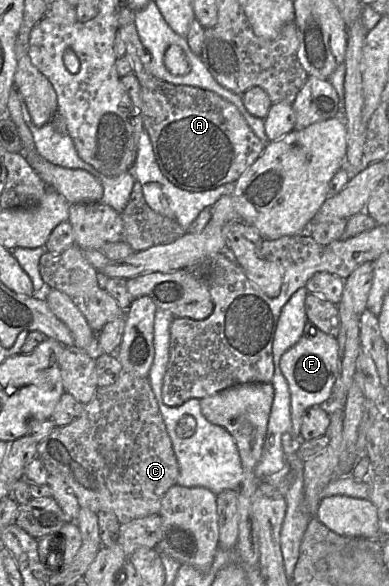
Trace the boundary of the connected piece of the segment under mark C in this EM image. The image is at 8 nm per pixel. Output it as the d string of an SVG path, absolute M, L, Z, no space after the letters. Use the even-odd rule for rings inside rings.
M122 373L110 386L98 387L79 417L68 425L56 426L38 443L37 458L44 464L49 475L59 476L73 489L80 507L94 513L112 512L120 524L158 514L163 496L170 487L177 484L179 475L178 461L149 379L130 373ZM105 445L115 448L117 457L114 461L100 452Z

